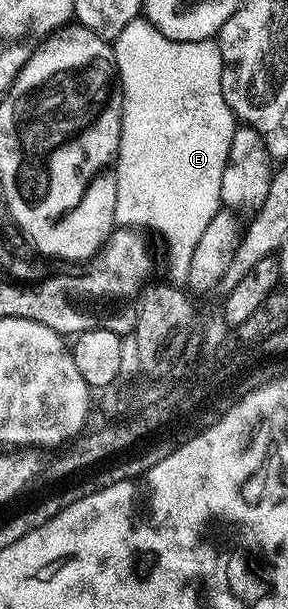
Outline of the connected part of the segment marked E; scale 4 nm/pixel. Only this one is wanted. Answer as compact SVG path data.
M146 19L129 23L129 27L115 38L113 48L123 94L119 155L113 166L117 183L115 220L123 227L160 233L167 244L167 261L175 272L174 280L183 283L187 280L190 259L202 231L221 208L221 175L237 128L237 118L221 91L221 51L211 39L170 41Z

